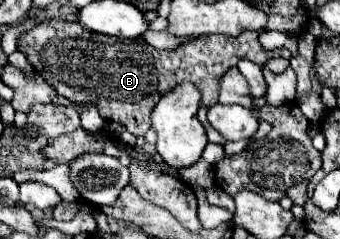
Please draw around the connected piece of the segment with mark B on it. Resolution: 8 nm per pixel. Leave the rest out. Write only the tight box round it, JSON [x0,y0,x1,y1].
[19,19,291,137]

